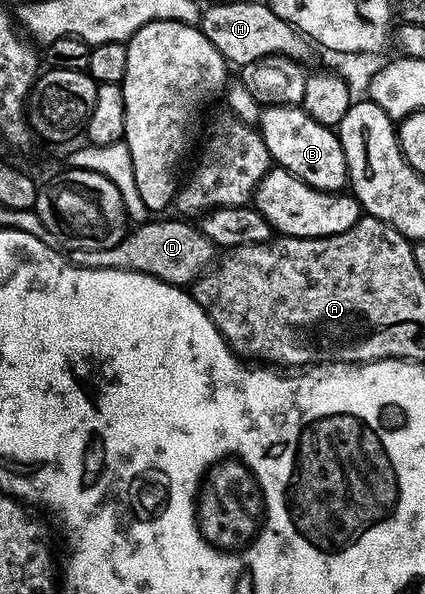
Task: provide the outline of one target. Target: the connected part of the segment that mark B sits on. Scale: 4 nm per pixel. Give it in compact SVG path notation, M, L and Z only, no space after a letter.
M265 107L260 114L258 131L264 137L264 145L273 161L302 182L323 192L337 194L349 187L346 154L340 145L339 135L326 125L314 122L303 107Z

